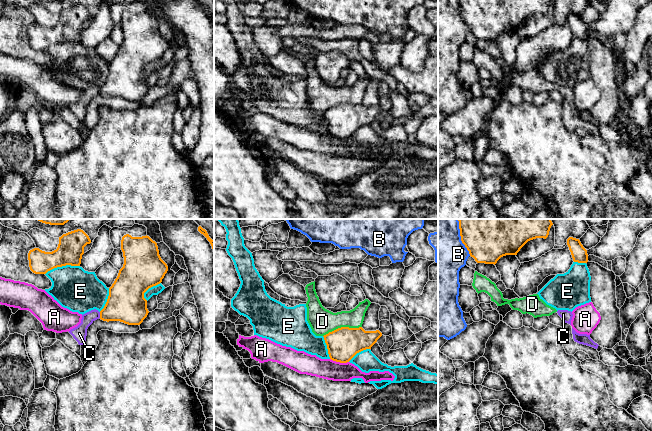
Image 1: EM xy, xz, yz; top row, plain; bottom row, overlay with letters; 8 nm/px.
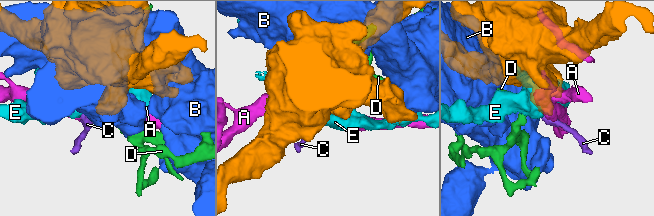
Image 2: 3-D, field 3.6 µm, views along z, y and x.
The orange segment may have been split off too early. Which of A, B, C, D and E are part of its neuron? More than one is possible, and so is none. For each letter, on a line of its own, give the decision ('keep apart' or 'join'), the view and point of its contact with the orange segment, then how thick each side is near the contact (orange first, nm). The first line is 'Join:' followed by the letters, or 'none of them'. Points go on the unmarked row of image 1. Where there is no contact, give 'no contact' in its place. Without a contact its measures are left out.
Join: none of them
A: keep apart; contact xz (339, 137); calibres 260 and 160 nm
B: keep apart; contact yz (461, 16); calibres 320 and 420 nm
C: keep apart; contact xy (100, 91); calibres 300 and 120 nm
D: keep apart; contact xz (342, 103); calibres 260 and 200 nm
E: keep apart; contact xy (62, 41); calibres 220 and 340 nm

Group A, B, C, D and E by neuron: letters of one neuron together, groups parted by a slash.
A / B / C D / E

